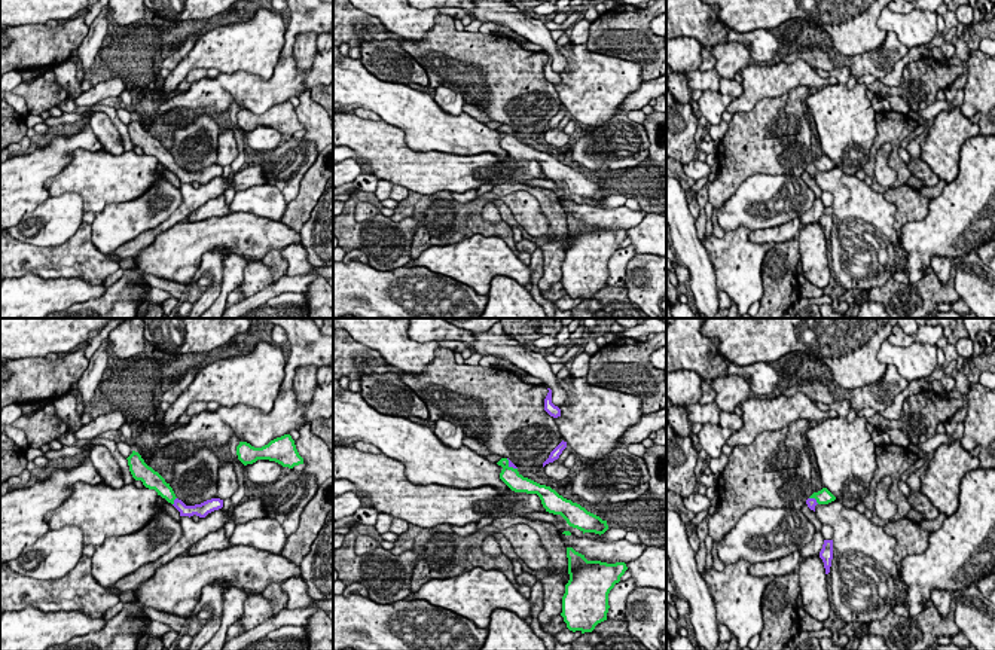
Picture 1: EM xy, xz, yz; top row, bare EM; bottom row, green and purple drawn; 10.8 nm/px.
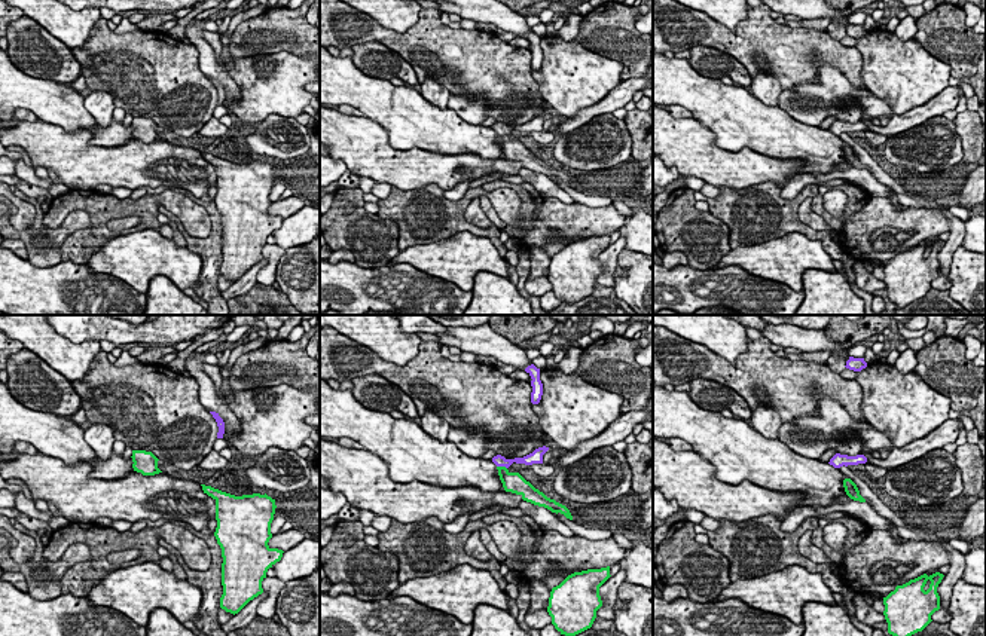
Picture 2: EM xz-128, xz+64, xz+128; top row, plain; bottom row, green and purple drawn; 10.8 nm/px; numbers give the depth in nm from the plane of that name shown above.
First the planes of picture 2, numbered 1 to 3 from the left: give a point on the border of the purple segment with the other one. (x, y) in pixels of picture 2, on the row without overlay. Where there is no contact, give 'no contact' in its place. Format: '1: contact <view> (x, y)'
1: no contact
2: contact xz+64 (501, 134)
3: no contact

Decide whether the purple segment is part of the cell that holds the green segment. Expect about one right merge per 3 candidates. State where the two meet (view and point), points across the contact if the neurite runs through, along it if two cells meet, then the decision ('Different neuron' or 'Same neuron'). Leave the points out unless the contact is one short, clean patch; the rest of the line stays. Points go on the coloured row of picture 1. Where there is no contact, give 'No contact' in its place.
Touches green at xy (173, 502). Path across: xy (158, 484), (173, 502), (185, 510). Same neuron

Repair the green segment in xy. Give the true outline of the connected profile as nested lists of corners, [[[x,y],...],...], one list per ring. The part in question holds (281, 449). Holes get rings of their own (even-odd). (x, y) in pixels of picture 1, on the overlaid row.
[[[290,434],[277,437],[262,448],[254,448],[247,442],[239,442],[236,446],[236,455],[244,466],[253,464],[257,460],[275,461],[289,469],[303,464],[303,458],[299,455]]]

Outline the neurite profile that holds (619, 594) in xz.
[[[634,579],[620,580],[614,585],[614,588],[608,593],[608,613],[607,619],[610,620],[626,620],[626,599],[635,589]]]

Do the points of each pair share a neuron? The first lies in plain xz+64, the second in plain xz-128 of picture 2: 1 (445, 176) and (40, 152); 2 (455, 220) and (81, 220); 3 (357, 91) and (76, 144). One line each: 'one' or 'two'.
1: one
2: two
3: two

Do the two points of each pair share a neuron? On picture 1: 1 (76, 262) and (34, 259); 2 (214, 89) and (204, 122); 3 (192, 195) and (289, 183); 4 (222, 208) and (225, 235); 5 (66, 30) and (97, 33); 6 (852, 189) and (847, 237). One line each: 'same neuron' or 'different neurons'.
1: same neuron
2: different neurons
3: different neurons
4: different neurons
5: different neurons
6: same neuron

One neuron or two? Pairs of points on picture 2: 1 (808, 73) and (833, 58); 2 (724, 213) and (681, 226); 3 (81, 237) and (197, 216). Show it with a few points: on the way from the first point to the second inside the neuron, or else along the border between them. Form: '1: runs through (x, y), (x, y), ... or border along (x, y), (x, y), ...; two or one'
1: runs through (814, 67), (827, 58); one
2: border along (708, 211), (726, 225), (730, 245); two
3: runs through (109, 213), (115, 207), (167, 201); one

